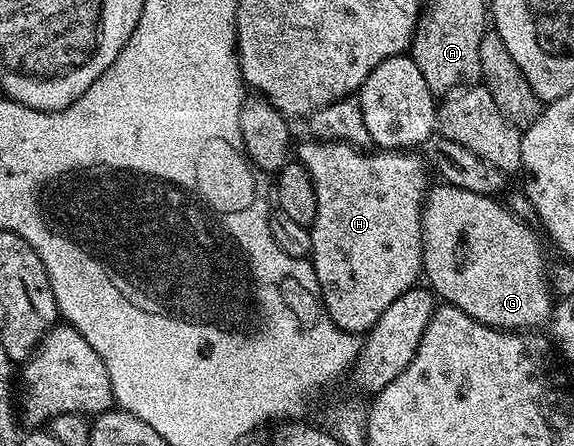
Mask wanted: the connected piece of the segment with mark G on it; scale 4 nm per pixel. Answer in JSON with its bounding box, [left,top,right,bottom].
[421,182,555,331]

